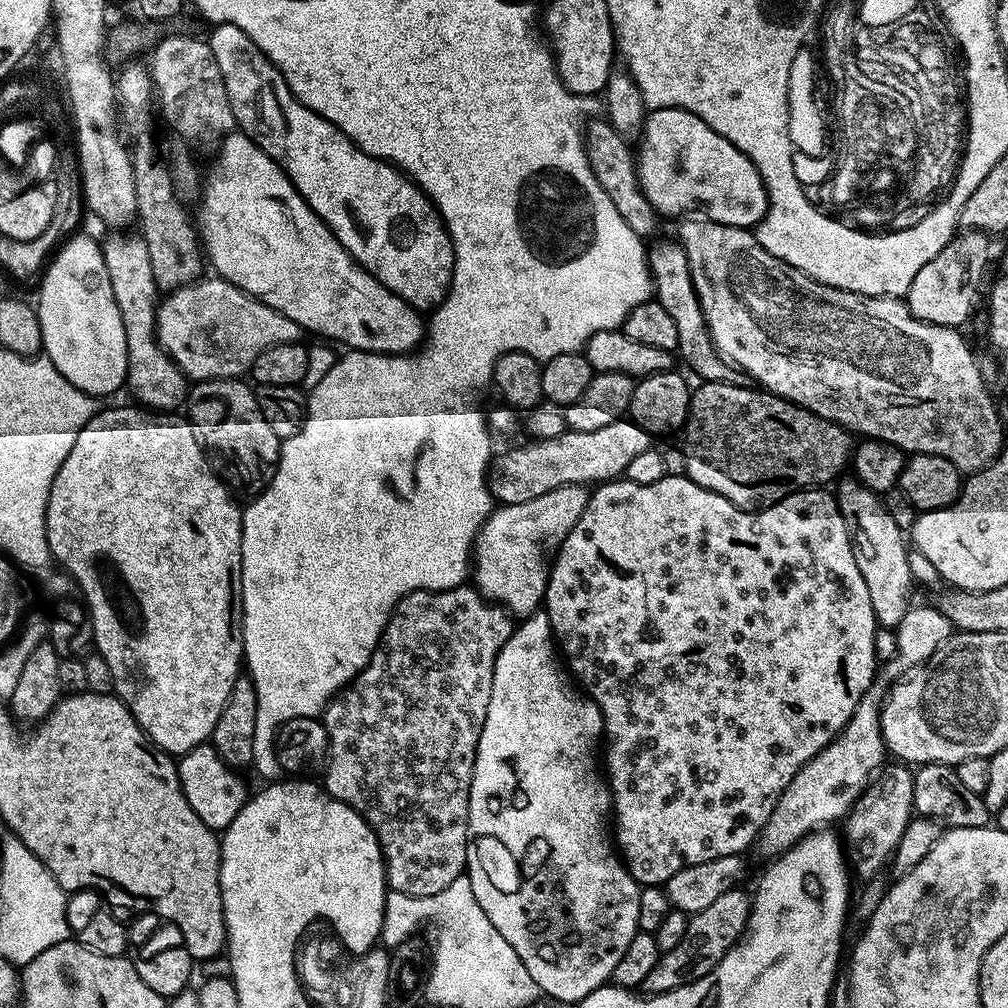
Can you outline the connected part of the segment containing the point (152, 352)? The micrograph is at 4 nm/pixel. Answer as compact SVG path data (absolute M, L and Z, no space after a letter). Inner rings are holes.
M139 234L112 236L108 241L103 241L102 247L106 268L110 270L110 282L114 286L114 300L118 302L118 314L122 314L126 330L127 391L132 391L141 400L139 403L148 410L176 408L179 404L181 407L190 384L183 370L168 357L168 352L156 339L158 289L154 282L154 270L150 266L150 254L146 254L146 242Z

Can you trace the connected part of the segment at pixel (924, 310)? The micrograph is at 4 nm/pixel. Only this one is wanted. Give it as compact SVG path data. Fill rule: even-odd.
M964 230L953 236L952 241L946 246L942 246L942 250L938 250L938 254L934 254L934 258L930 258L930 262L926 262L926 266L922 266L918 274L914 274L914 282L910 282L910 290L906 297L910 314L934 326L947 328L964 326L976 308L976 295L980 292L980 283L983 282L984 271L988 268L988 240L990 236L987 232Z

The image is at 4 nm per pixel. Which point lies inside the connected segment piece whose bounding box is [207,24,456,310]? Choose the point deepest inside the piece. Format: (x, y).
(381, 217)

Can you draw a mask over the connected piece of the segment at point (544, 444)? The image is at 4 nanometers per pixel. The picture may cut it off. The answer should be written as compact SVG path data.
M625 418L601 426L599 430L567 430L554 438L535 440L493 455L488 465L488 488L493 501L505 504L530 502L542 494L567 484L599 486L623 477L626 466L642 450L653 447L653 433L639 428L635 420Z

